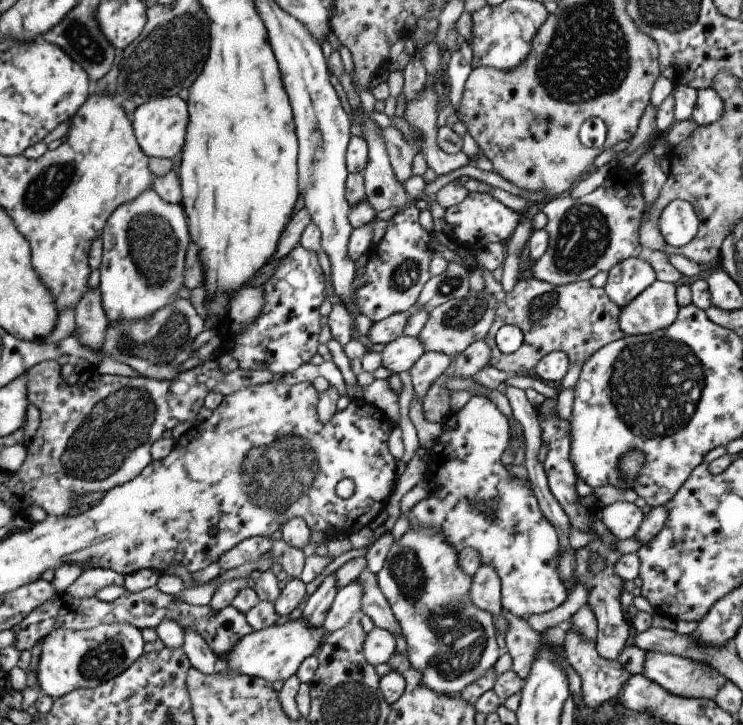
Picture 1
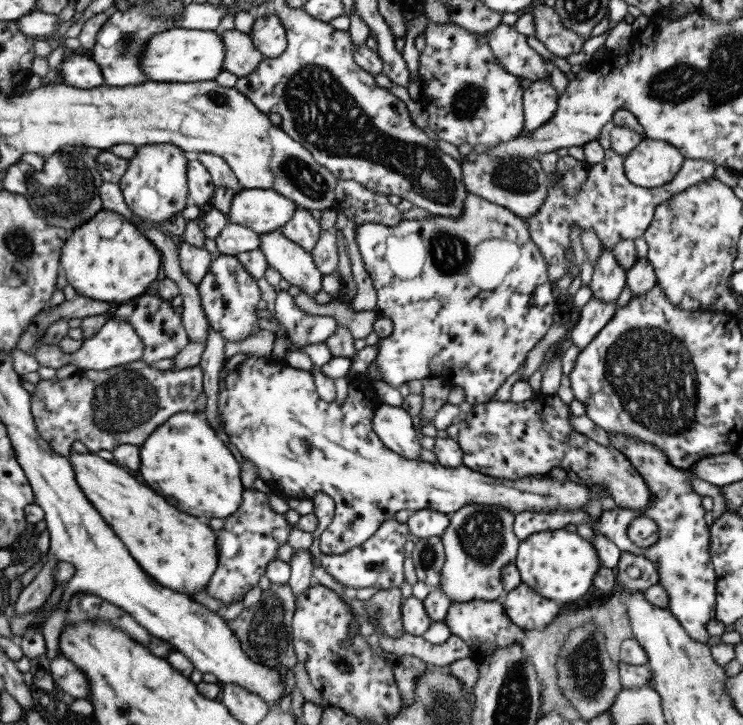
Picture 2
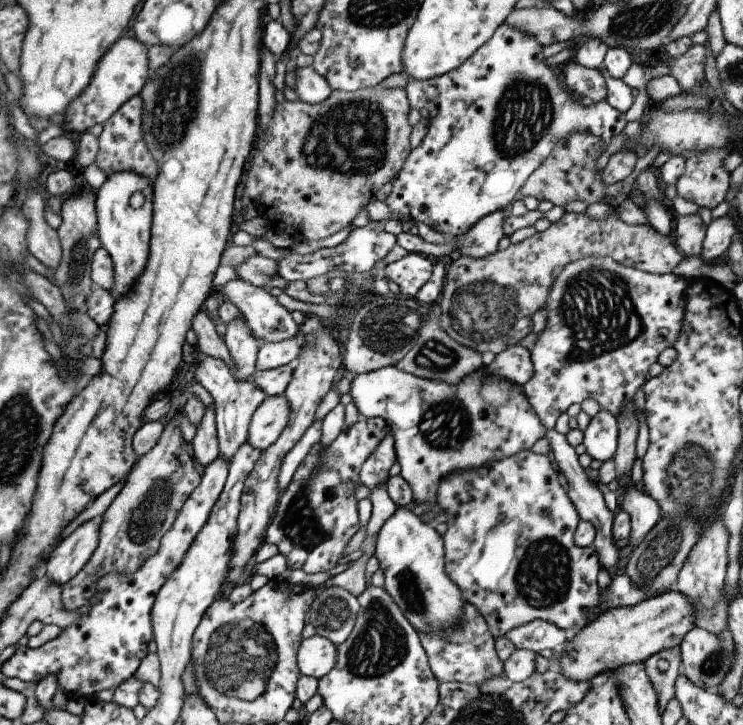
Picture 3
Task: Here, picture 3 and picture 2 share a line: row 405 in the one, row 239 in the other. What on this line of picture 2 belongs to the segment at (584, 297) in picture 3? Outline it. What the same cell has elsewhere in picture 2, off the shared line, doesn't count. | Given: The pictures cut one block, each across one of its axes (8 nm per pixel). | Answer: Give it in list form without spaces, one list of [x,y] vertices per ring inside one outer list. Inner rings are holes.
[[[604,150],[602,162],[588,166],[585,181],[574,196],[568,196],[566,191],[555,182],[553,186],[548,183],[546,196],[537,207],[537,211],[522,220],[527,224],[529,238],[537,246],[544,264],[547,266],[549,282],[555,283],[569,274],[575,278],[579,266],[566,261],[566,254],[571,246],[569,228],[571,224],[577,226],[579,232],[591,230],[605,249],[612,249],[621,240],[634,240],[643,236],[649,226],[657,205],[669,200],[670,197],[687,190],[687,188],[713,176],[715,165],[710,161],[700,159],[685,159],[677,175],[667,184],[656,188],[635,186],[624,176],[623,158],[615,152]]]

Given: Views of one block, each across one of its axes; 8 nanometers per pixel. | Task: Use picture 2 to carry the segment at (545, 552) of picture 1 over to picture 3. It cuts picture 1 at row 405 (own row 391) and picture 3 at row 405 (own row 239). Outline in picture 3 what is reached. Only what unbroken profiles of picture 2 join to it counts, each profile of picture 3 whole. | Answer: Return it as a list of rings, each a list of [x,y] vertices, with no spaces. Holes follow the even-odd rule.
[[[389,365],[371,372],[354,374],[351,378],[348,394],[358,413],[365,419],[382,418],[393,436],[400,475],[411,488],[415,505],[435,506],[437,484],[447,474],[457,474],[463,468],[475,470],[489,462],[505,460],[517,452],[529,450],[539,438],[547,434],[547,429],[541,426],[520,387],[497,376],[487,375],[484,379],[483,372],[482,366],[479,366],[475,372],[463,376],[457,384],[445,384],[441,380],[418,378],[399,370],[395,365]]]

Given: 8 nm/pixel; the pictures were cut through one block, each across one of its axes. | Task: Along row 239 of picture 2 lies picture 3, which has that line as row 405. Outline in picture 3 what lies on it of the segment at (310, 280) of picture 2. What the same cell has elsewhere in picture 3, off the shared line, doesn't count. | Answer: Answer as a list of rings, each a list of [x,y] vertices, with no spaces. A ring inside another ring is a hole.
[[[283,394],[266,396],[255,408],[247,427],[246,442],[257,450],[273,444],[289,420],[289,404]]]

